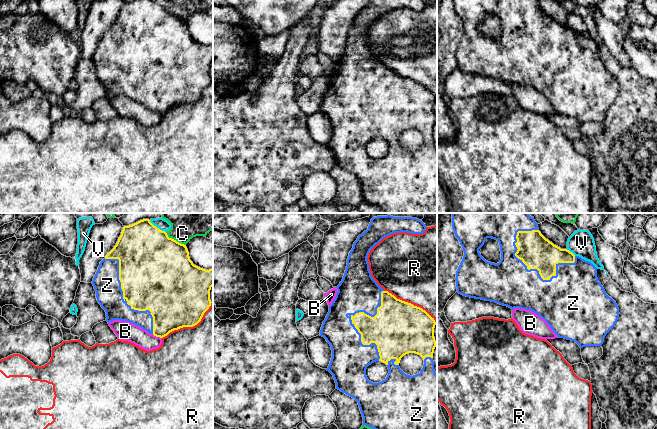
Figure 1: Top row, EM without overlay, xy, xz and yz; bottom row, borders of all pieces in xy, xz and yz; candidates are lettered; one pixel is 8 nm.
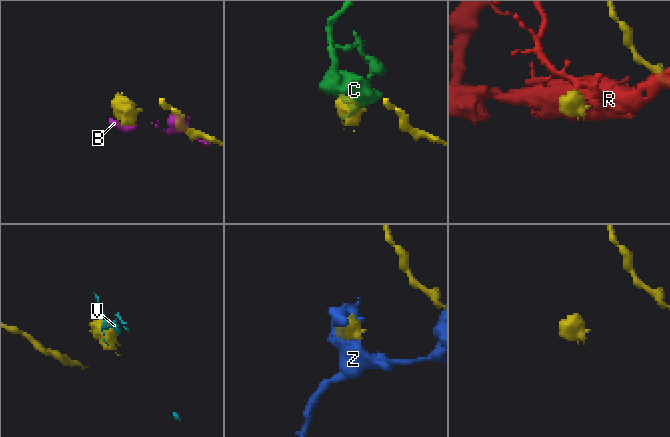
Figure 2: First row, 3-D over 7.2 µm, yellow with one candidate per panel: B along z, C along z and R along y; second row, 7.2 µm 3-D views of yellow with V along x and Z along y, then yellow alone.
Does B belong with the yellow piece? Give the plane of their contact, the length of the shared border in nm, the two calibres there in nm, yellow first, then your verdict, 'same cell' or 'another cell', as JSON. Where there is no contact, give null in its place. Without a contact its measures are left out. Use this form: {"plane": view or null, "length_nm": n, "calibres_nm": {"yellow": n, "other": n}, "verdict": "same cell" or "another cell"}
{"plane": "xy", "length_nm": 80, "calibres_nm": {"yellow": 320, "other": 150}, "verdict": "another cell"}

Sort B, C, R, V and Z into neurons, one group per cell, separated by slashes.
B / C / R / V / Z

